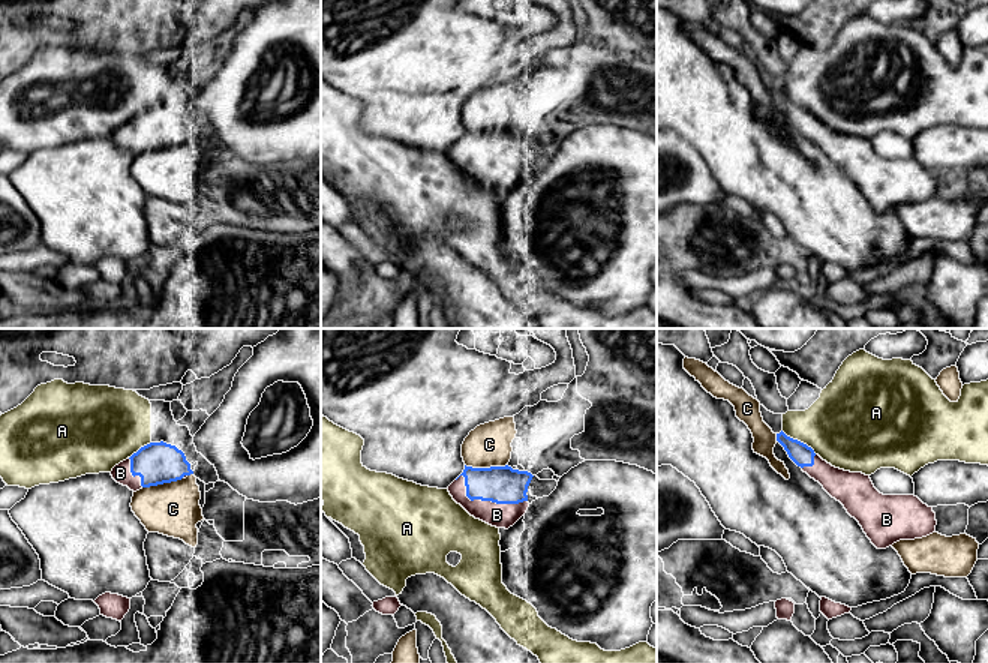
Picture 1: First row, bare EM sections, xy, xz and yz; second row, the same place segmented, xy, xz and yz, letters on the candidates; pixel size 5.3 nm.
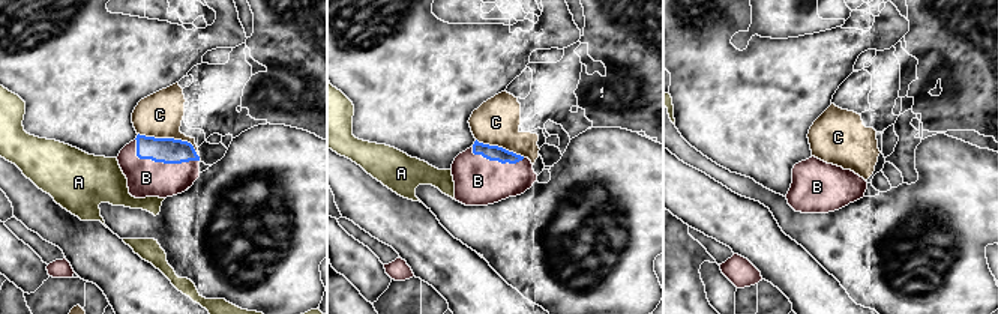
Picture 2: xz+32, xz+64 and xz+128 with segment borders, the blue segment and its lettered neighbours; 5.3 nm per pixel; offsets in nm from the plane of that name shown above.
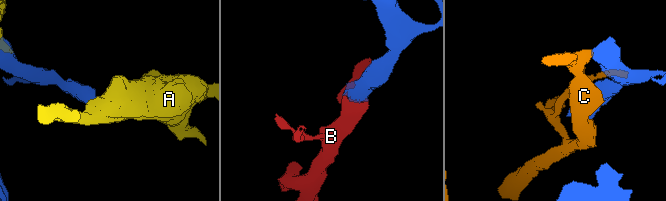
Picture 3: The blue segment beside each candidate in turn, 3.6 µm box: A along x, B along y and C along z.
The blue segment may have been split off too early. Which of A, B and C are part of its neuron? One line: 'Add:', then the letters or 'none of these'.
Add: B

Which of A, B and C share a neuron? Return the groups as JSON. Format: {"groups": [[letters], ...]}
{"groups": [["A"], ["B"], ["C"]]}

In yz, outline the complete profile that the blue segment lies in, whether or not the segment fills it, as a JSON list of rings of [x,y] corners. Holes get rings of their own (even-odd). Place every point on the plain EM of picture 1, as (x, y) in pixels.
[[[783,94],[777,98],[777,105],[804,136],[844,170],[877,213],[936,196],[936,177],[918,160],[883,159],[874,152],[870,140],[832,130],[811,111]]]

